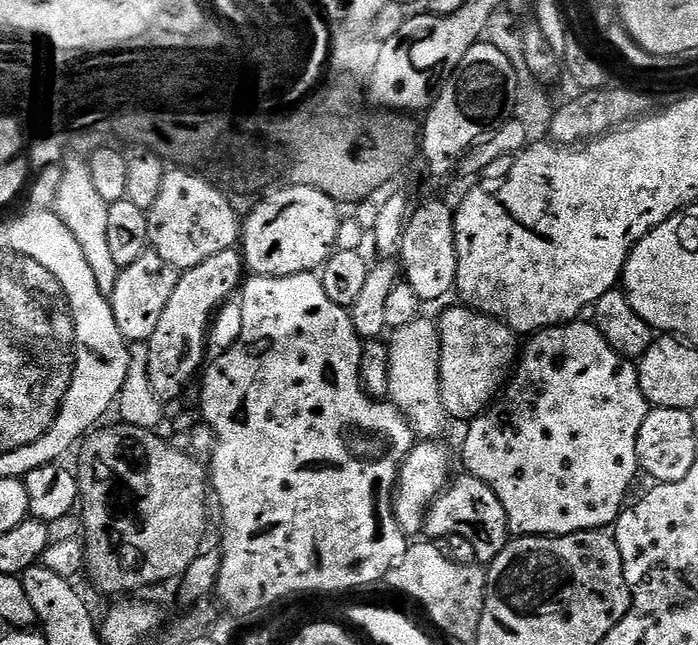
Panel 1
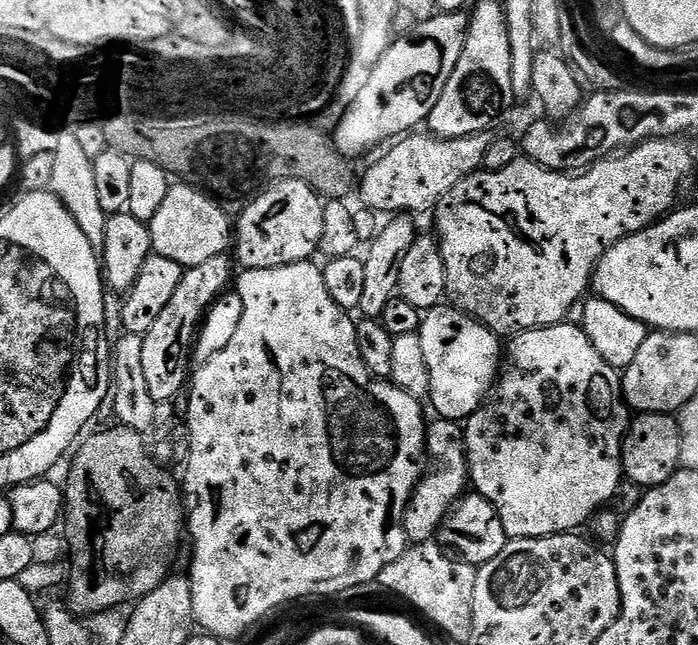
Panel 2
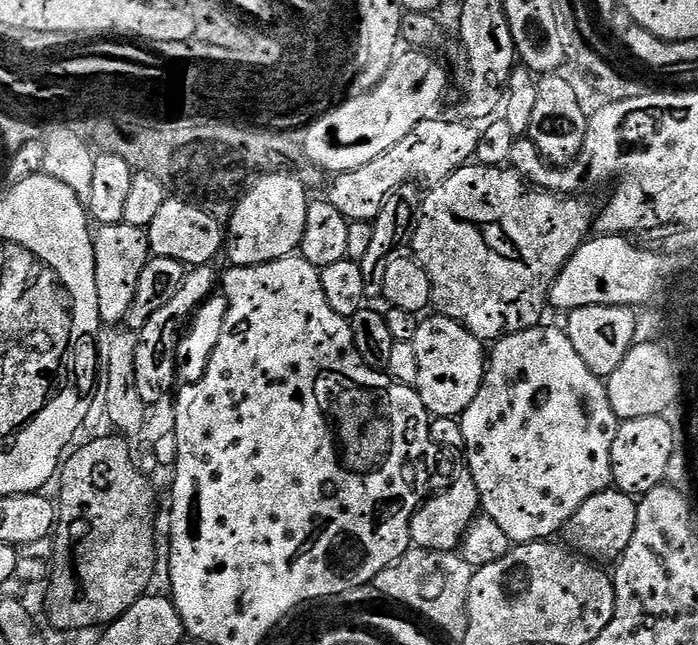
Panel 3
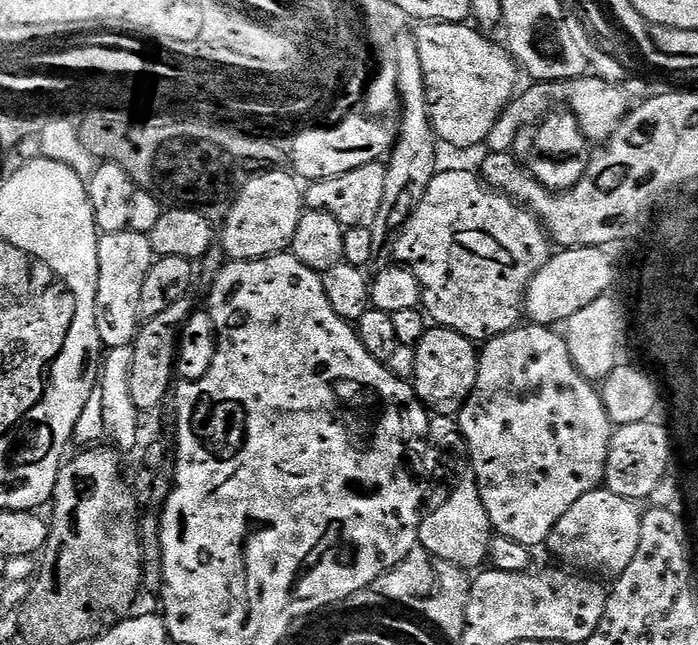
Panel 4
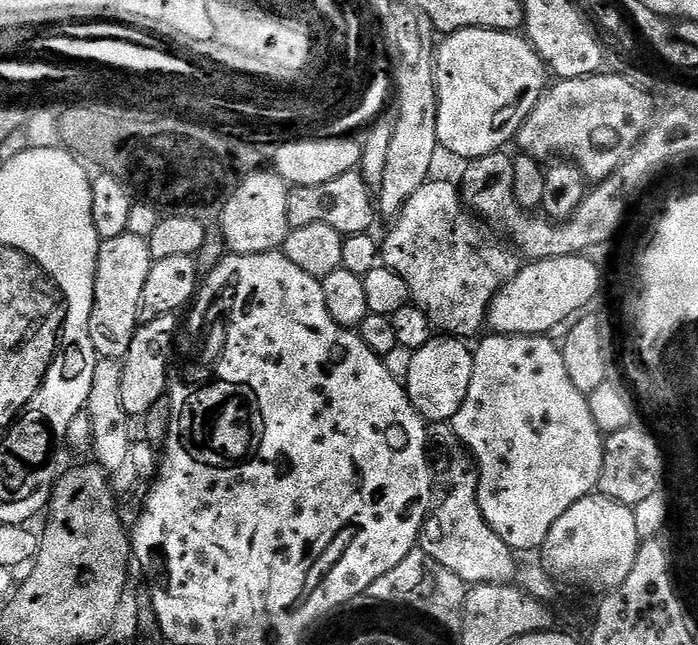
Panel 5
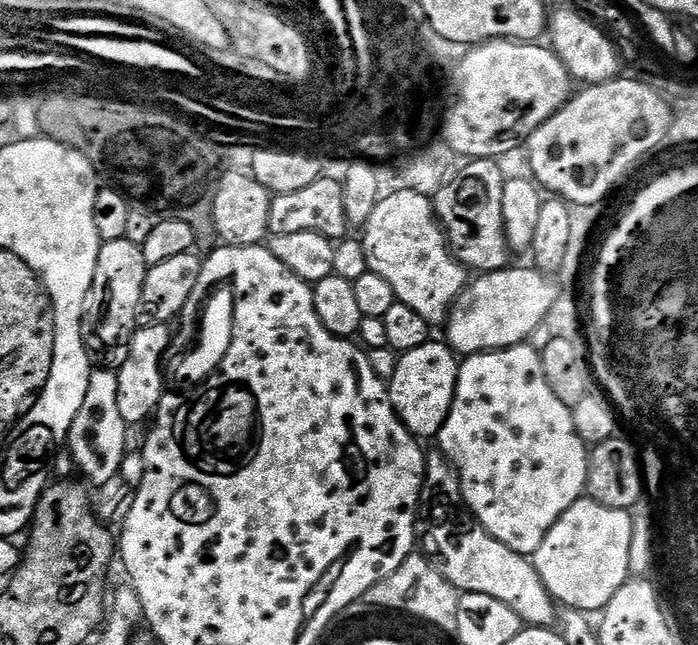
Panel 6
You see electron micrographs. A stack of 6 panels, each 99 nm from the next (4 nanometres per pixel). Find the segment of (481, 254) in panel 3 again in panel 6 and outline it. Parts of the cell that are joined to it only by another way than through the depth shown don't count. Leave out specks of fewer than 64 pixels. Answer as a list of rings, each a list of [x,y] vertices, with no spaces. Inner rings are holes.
[[[406,189],[385,200],[377,201],[371,218],[364,227],[362,239],[364,249],[368,254],[369,271],[382,274],[386,278],[386,282],[390,282],[390,286],[394,286],[397,301],[410,306],[410,310],[422,314],[422,318],[426,318],[428,324],[447,325],[448,317],[452,315],[456,301],[469,287],[470,272],[456,259],[445,229],[437,219],[431,197],[412,189]]]

